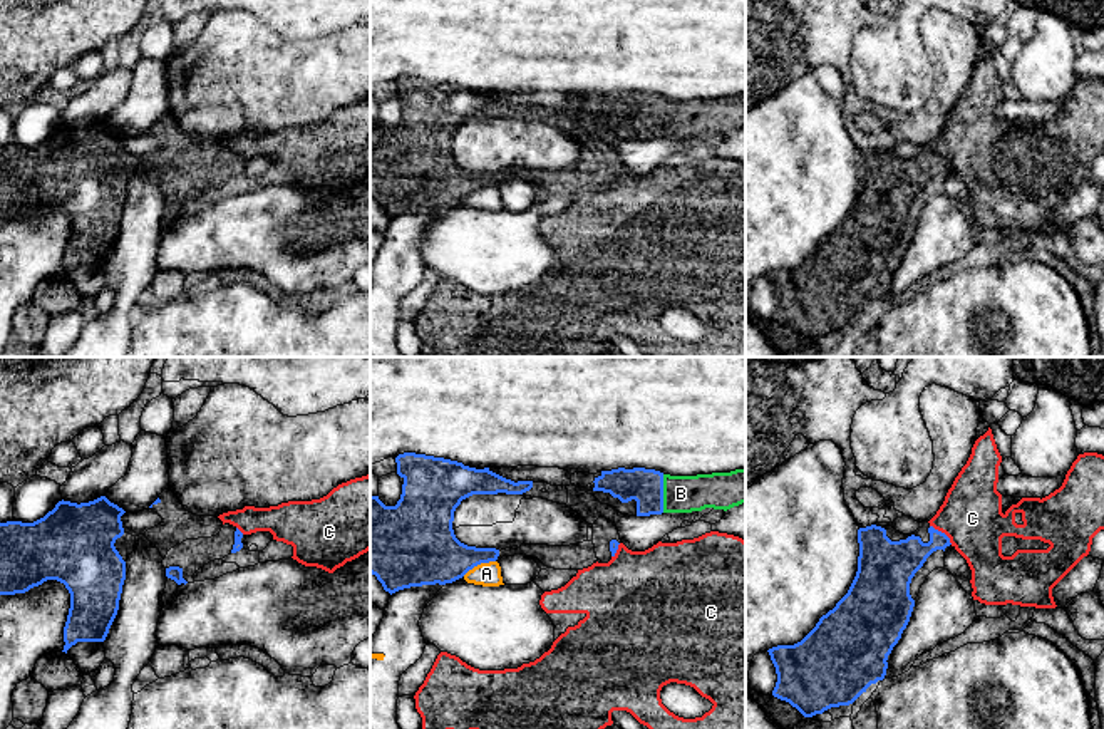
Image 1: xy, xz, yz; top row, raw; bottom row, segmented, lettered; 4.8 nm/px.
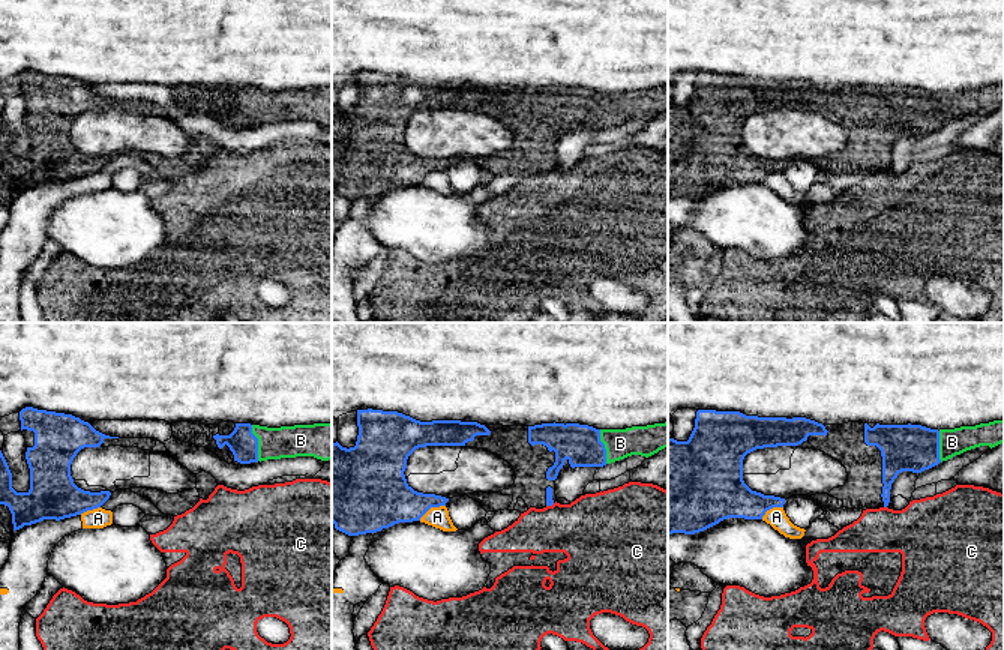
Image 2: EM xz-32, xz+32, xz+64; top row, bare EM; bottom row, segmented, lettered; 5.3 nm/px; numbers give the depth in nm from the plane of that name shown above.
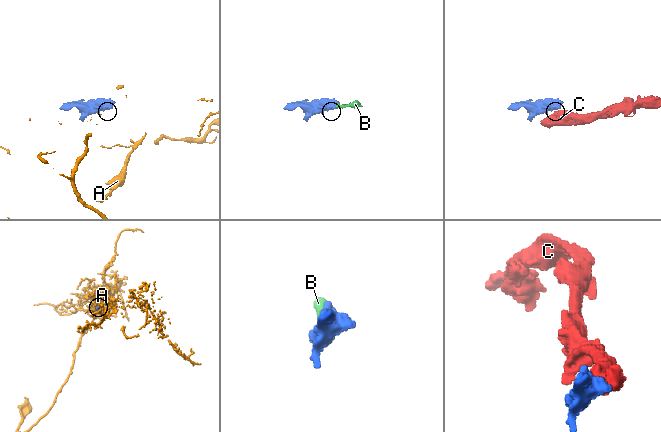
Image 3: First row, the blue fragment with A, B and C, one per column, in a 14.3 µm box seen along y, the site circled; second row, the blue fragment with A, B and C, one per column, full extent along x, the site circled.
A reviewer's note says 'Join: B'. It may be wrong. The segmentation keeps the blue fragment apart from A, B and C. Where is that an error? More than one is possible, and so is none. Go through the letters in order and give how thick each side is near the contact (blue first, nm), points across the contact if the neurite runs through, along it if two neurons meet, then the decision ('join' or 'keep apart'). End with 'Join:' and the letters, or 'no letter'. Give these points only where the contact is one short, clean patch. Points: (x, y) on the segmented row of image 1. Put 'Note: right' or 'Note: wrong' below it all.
A: 300/110 nm | along xz (495, 560), (478, 563), (463, 575) | keep apart
B: 170/180 nm | join
C: 200/300 nm | along yz (930, 525), (940, 530), (952, 543) | keep apart
Join: B
Note: right

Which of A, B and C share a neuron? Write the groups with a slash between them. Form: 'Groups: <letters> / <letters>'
Groups: A / B / C

